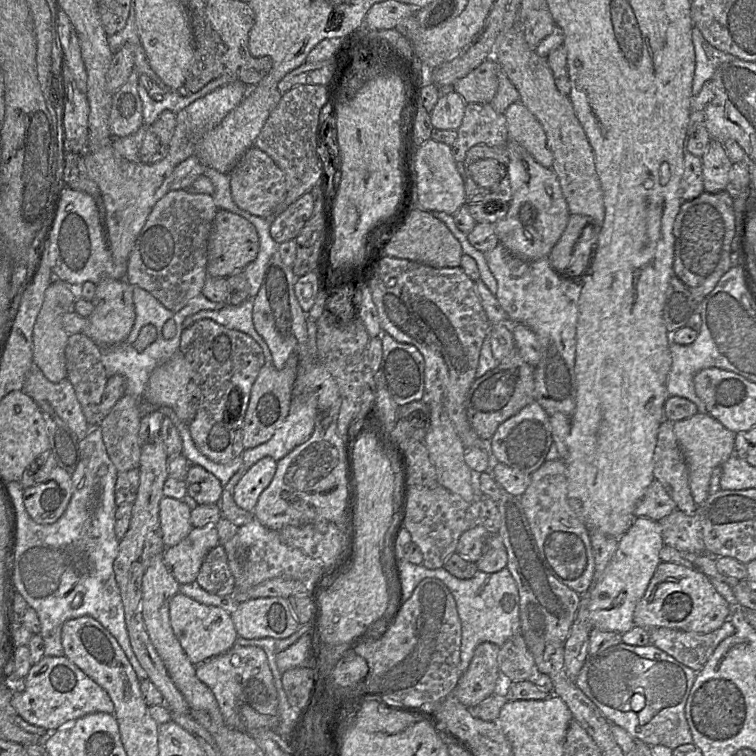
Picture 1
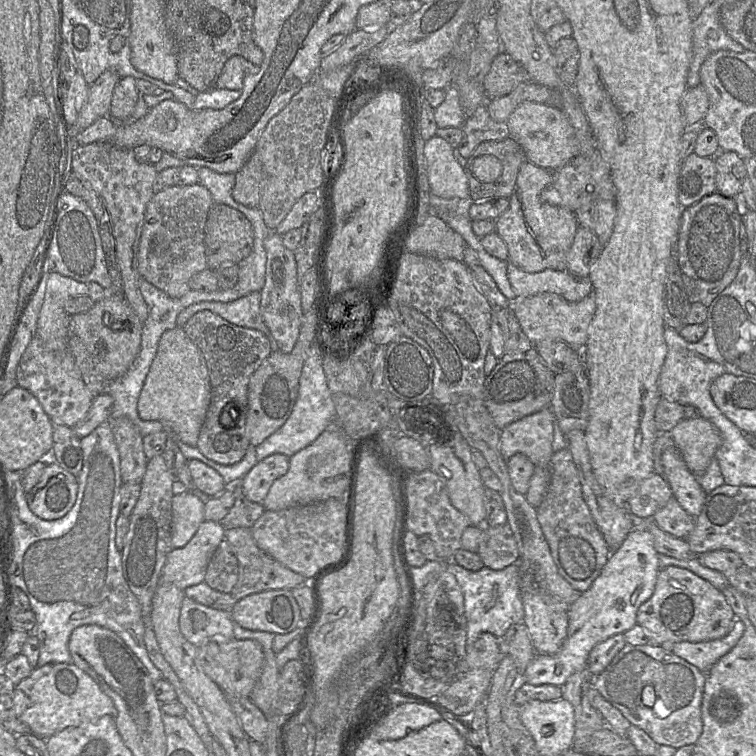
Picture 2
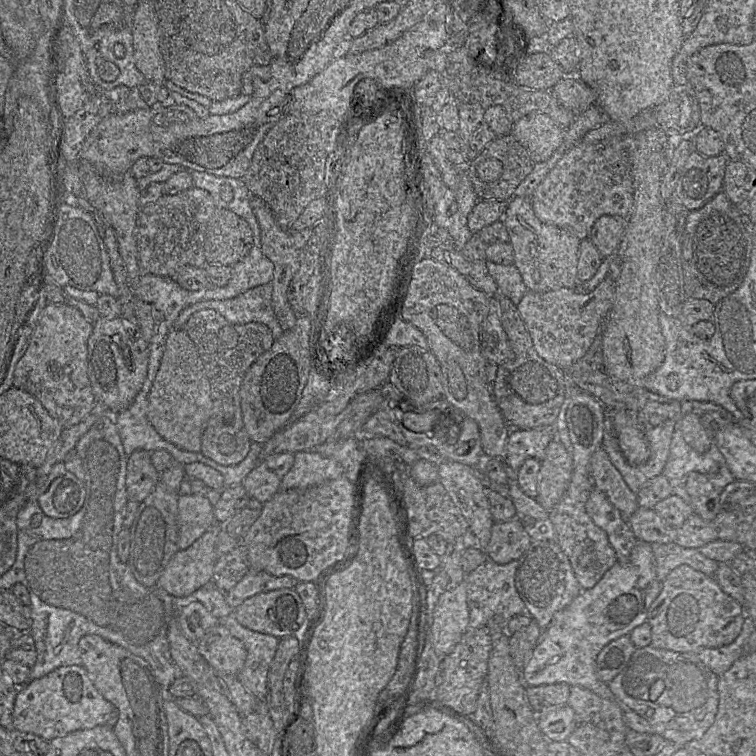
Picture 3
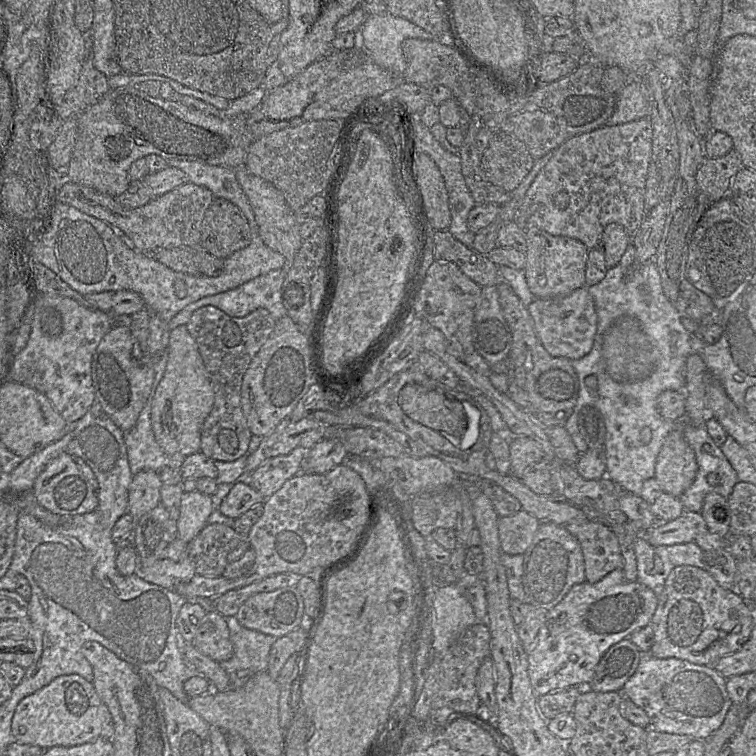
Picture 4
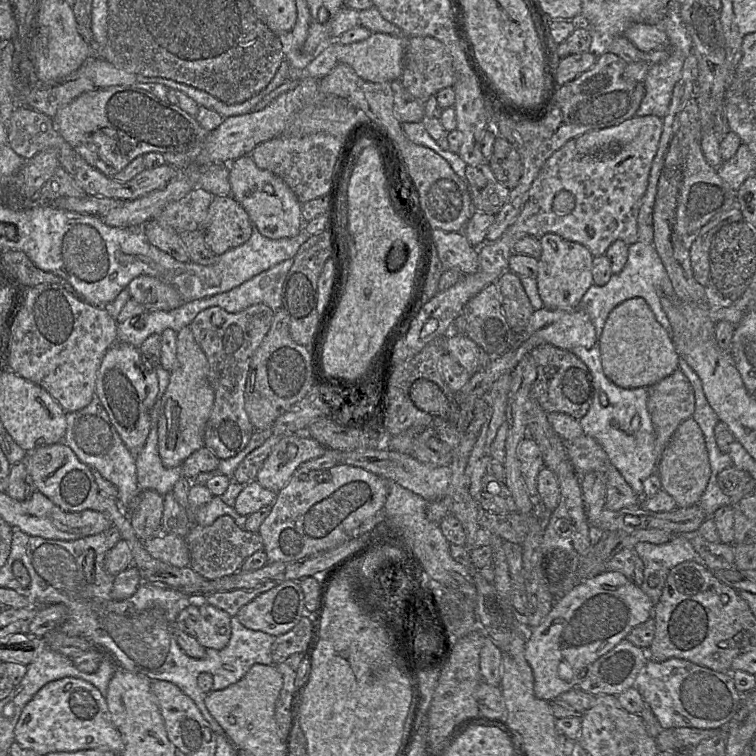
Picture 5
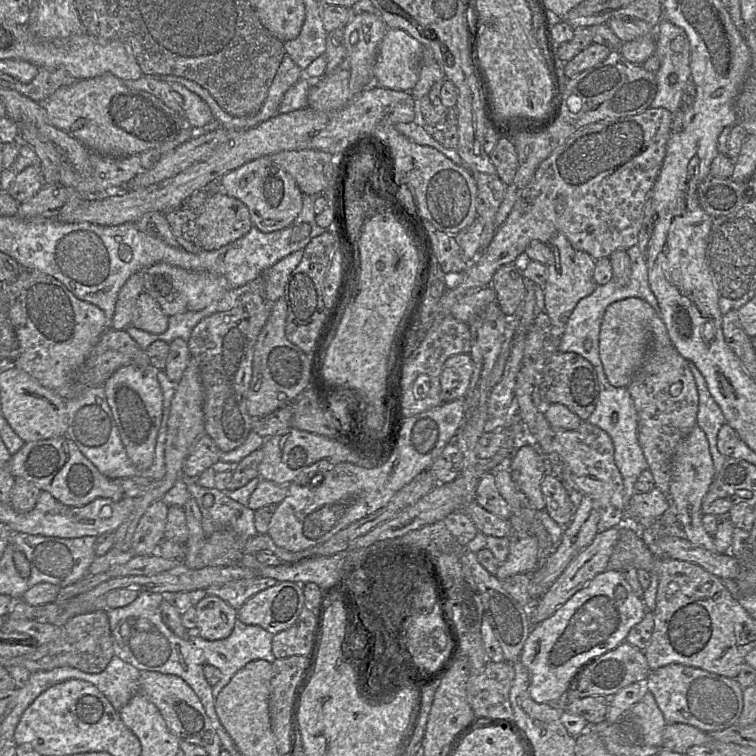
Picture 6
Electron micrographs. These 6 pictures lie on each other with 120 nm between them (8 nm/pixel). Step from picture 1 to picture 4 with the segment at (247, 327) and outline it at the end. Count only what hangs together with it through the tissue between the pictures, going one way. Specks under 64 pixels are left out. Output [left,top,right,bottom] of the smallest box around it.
[168,269,287,331]

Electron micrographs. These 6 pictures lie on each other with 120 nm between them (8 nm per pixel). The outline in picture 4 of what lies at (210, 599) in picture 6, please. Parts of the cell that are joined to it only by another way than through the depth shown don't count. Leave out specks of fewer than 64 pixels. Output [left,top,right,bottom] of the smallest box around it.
[191,610,233,662]

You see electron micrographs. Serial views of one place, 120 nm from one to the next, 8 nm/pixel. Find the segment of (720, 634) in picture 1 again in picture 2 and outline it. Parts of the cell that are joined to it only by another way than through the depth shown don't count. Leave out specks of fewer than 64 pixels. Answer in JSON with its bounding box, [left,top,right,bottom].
[670,618,745,674]

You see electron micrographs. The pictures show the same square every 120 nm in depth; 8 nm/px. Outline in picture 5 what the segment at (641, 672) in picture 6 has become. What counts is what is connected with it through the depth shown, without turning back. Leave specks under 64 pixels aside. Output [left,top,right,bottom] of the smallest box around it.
[578,638,648,696]

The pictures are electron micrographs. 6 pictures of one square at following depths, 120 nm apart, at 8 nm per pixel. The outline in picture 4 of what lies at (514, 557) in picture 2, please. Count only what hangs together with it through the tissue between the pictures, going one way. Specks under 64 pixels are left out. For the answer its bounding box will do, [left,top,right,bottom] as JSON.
[497,510,541,555]

